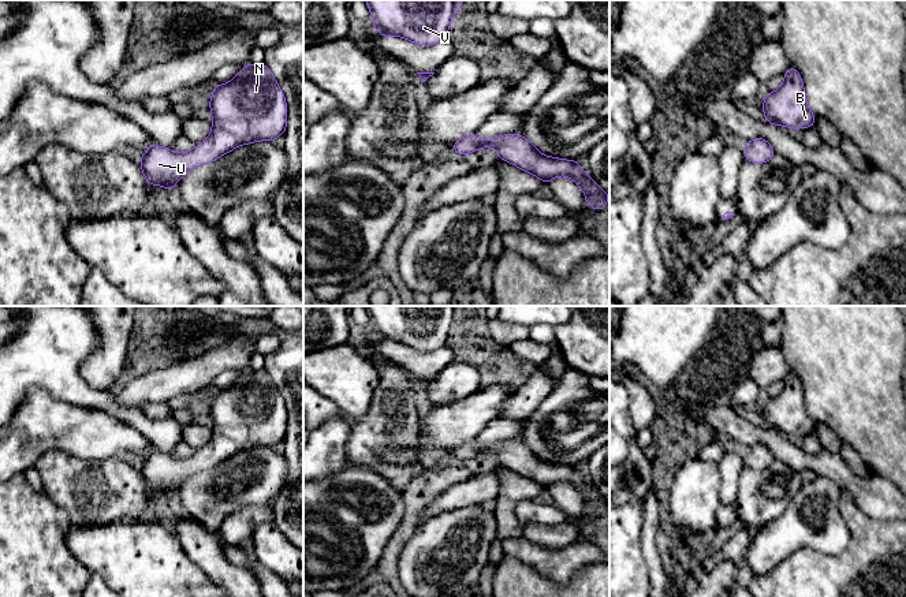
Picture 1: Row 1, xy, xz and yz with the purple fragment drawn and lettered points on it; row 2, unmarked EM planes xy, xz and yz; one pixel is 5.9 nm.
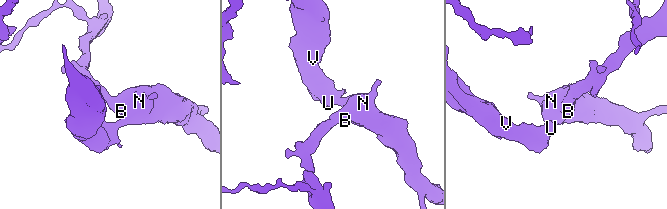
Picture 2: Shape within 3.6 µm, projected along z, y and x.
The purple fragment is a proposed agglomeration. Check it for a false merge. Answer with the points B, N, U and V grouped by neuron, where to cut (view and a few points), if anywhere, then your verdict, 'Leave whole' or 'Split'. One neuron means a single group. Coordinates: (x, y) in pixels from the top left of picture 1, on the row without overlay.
Groups: B N U V. No split. Leave whole

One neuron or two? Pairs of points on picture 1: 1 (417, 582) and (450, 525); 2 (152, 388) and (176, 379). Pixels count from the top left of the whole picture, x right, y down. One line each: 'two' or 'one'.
1: one
2: one

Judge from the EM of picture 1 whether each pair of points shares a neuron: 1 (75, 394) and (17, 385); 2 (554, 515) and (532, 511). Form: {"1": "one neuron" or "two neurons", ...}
{"1": "one neuron", "2": "one neuron"}

